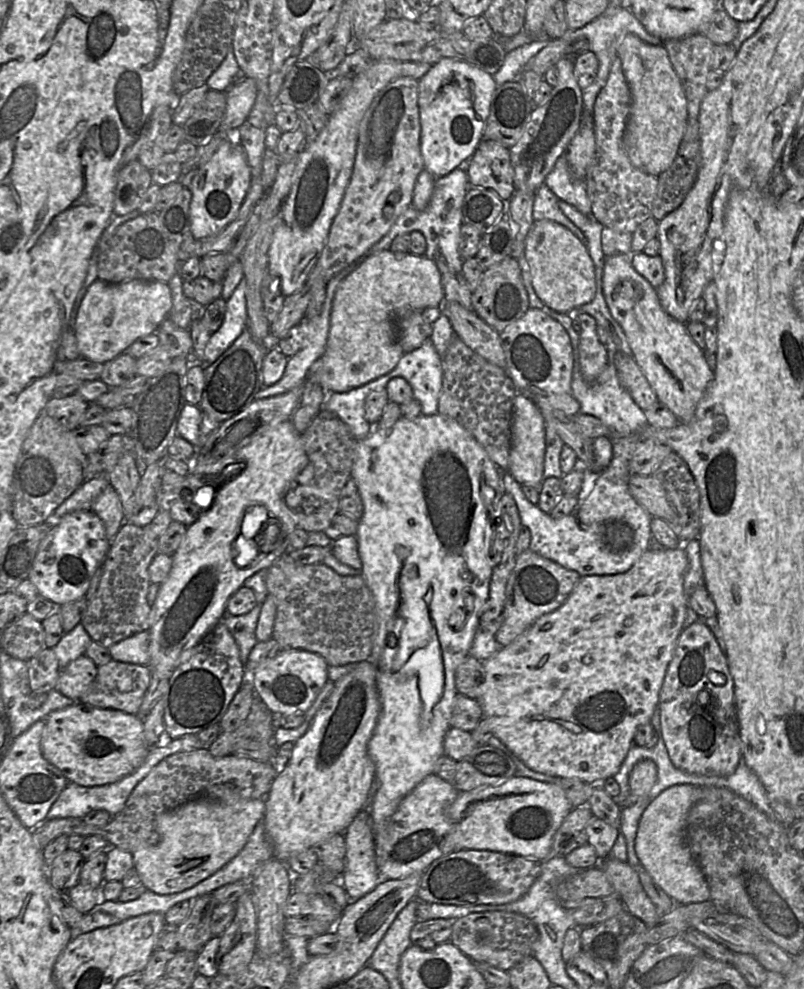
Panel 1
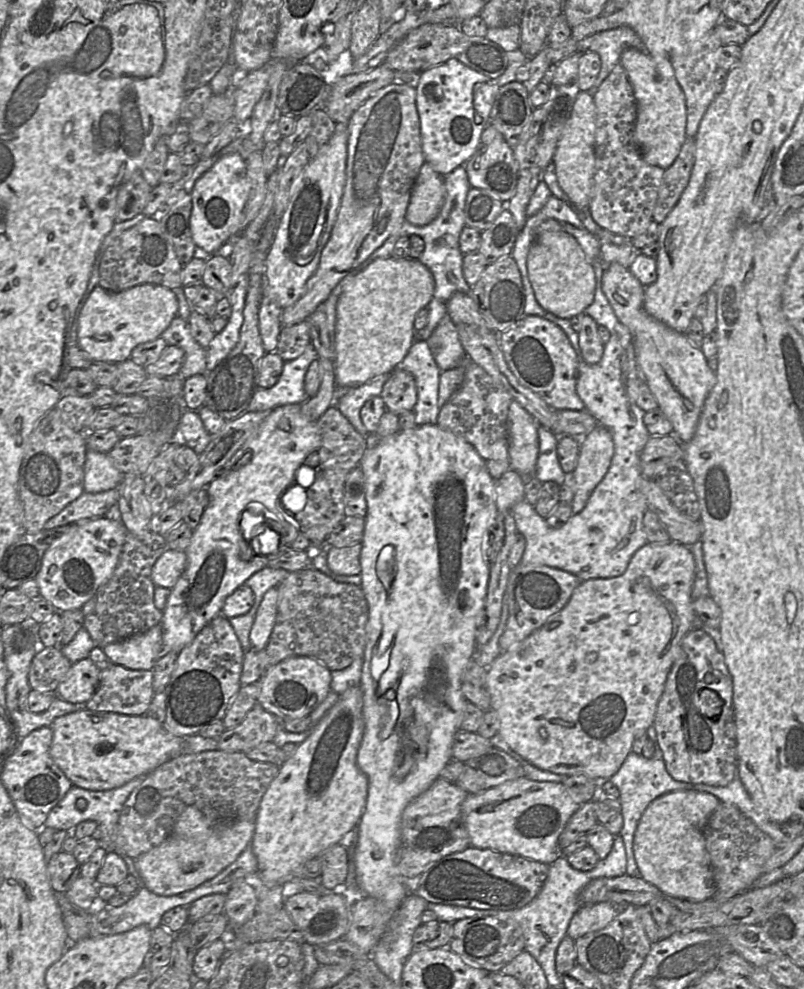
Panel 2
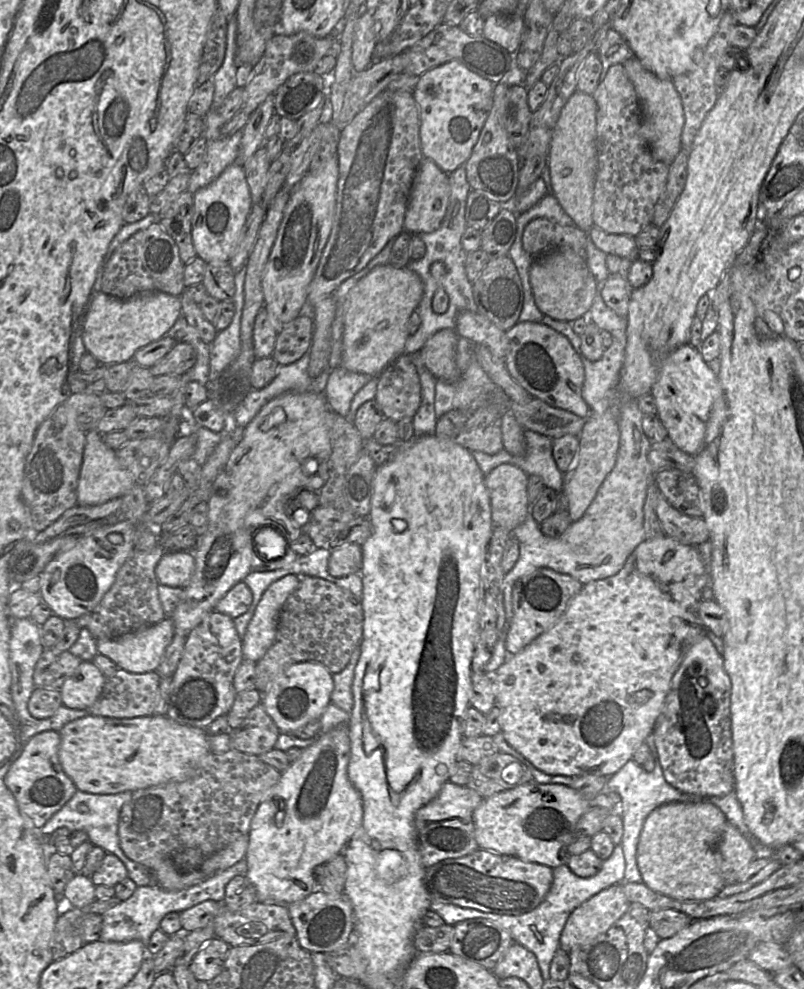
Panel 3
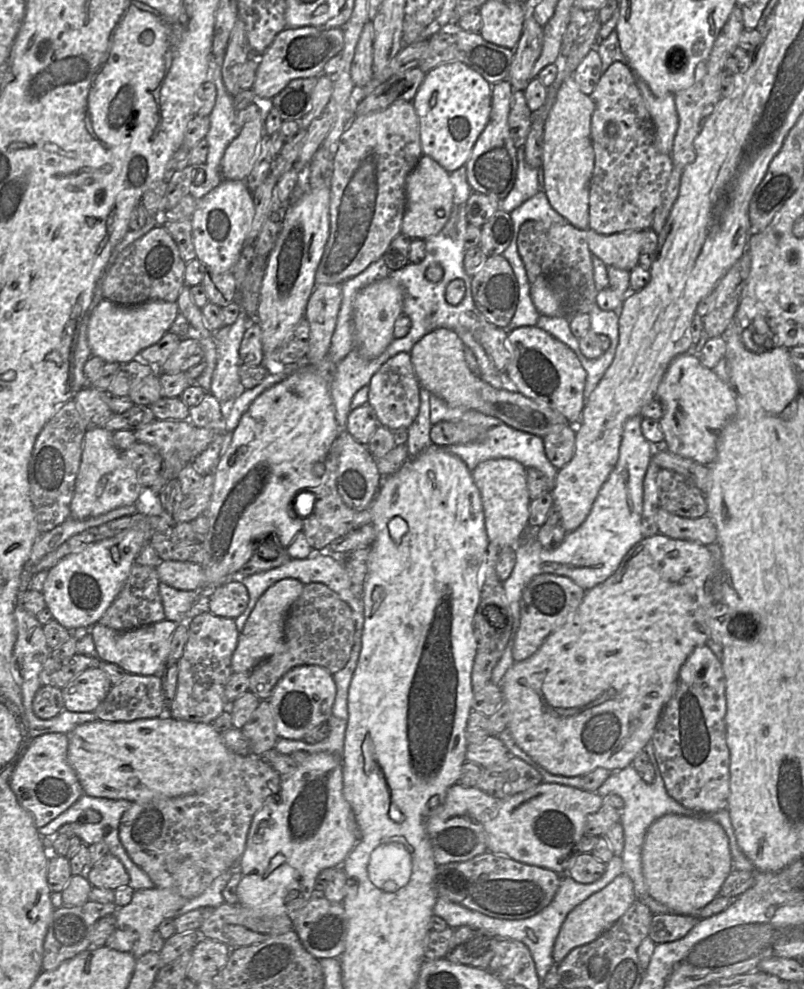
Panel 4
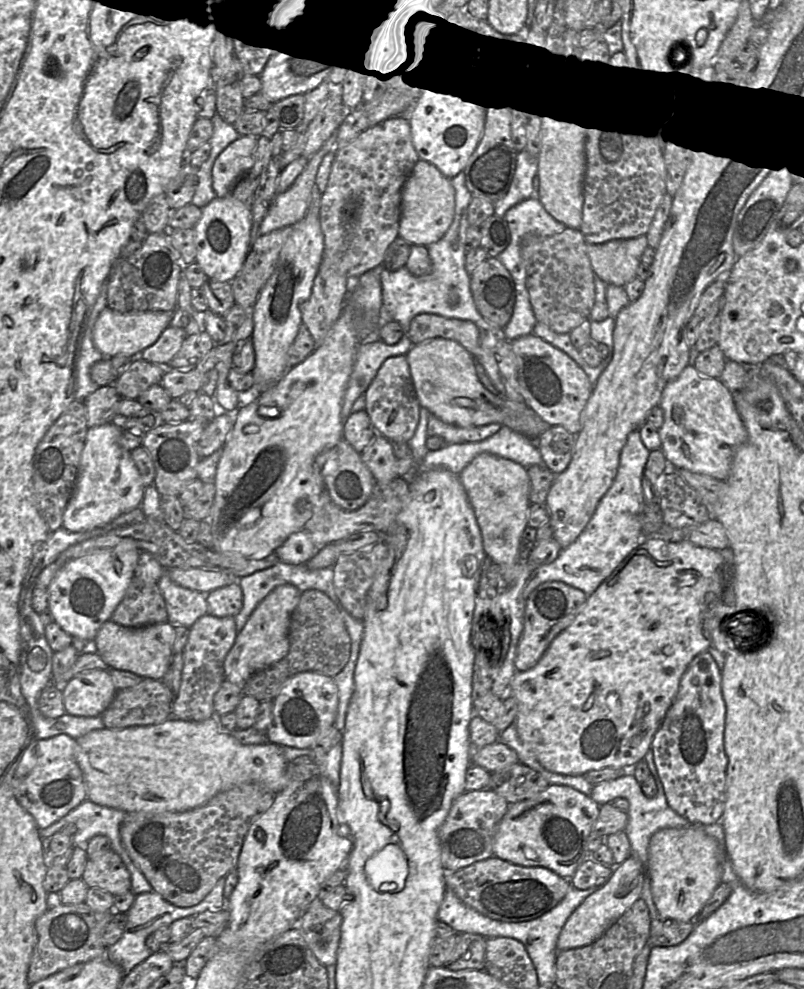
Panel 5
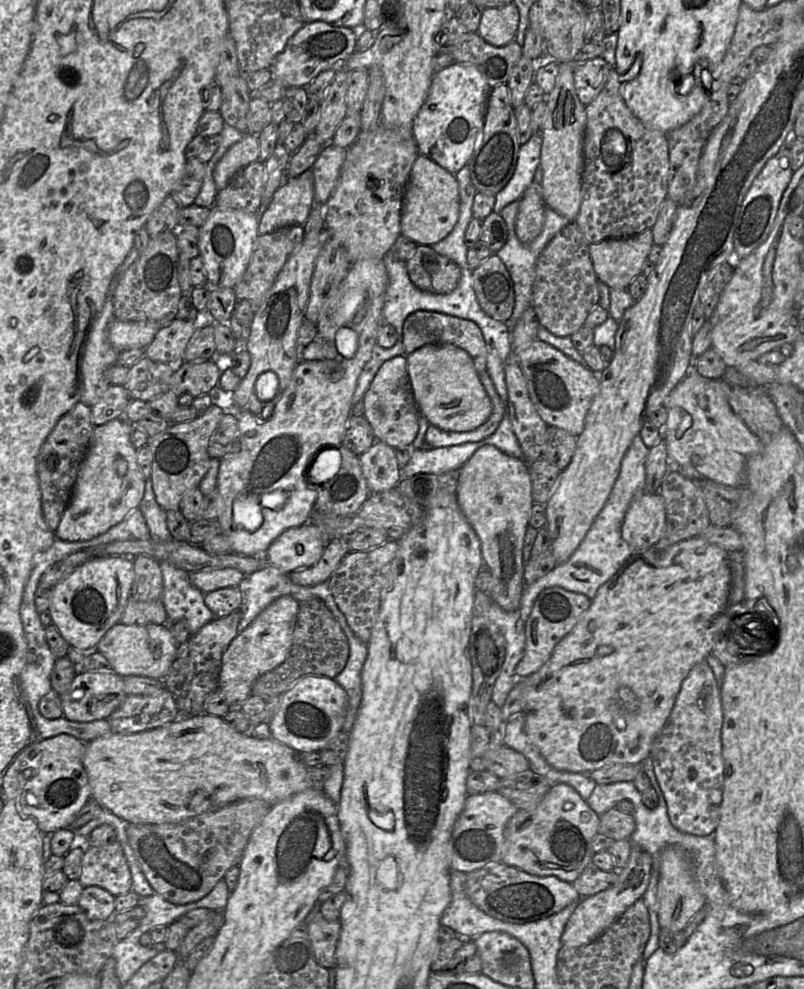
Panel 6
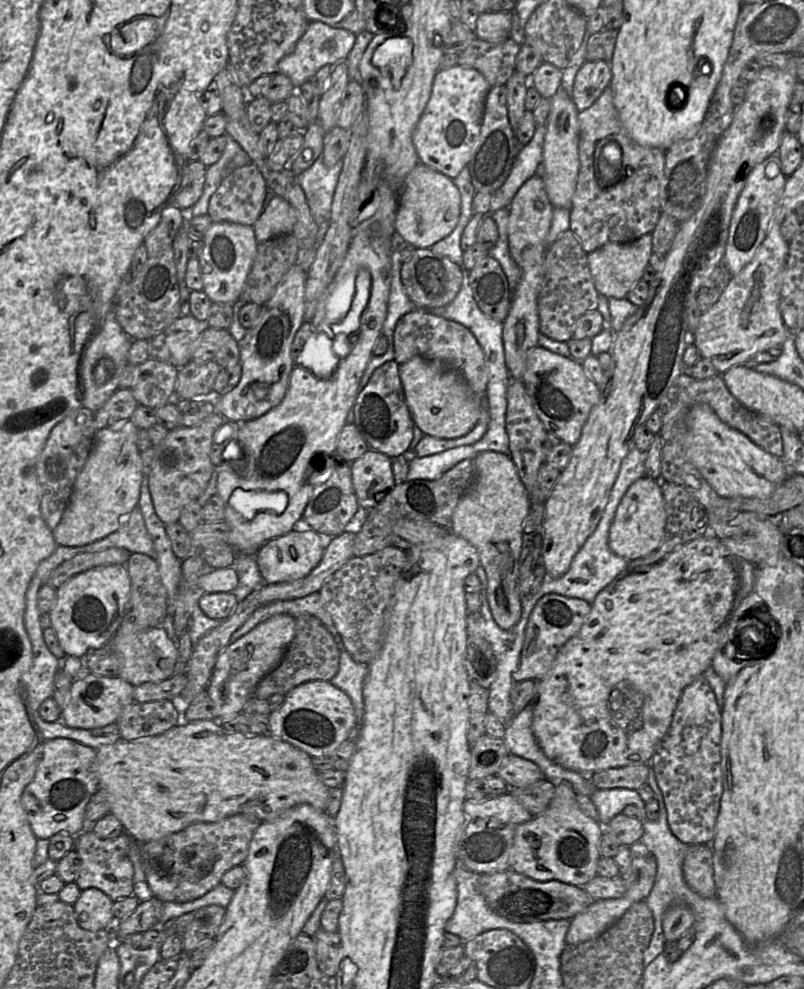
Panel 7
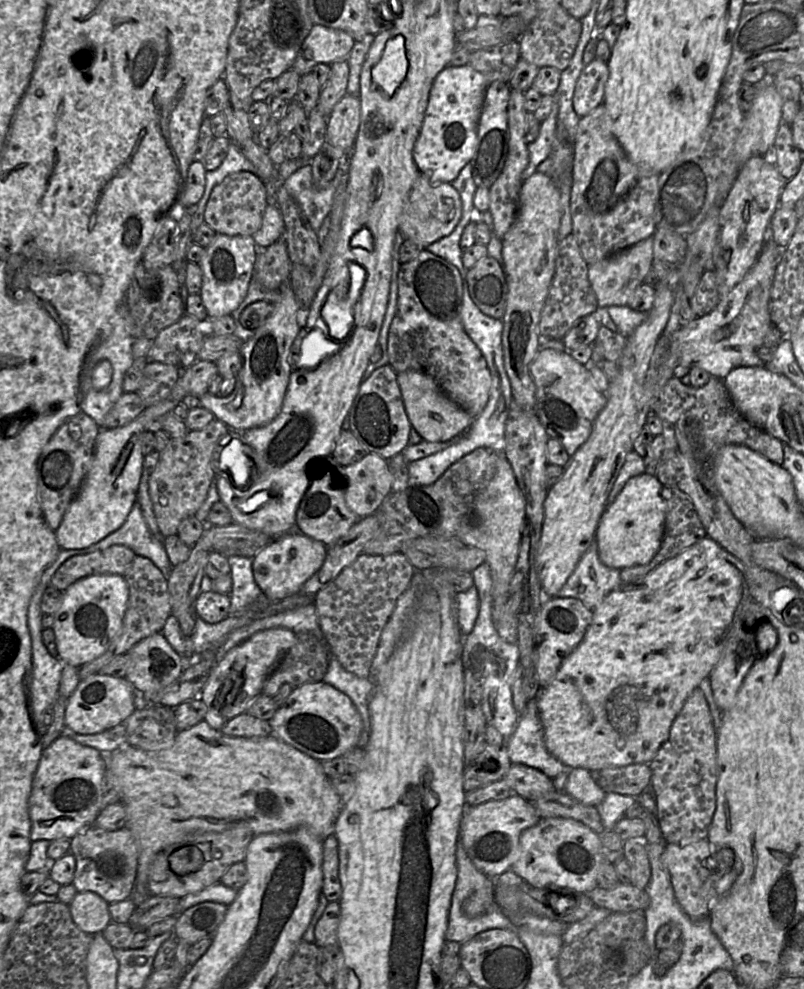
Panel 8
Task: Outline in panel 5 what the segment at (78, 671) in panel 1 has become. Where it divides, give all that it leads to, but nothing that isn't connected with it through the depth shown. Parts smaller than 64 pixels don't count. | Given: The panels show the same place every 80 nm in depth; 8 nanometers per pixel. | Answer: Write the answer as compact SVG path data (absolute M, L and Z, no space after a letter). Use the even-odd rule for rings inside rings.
M108 669L77 674L61 687L65 713L73 716L102 715L117 693Z

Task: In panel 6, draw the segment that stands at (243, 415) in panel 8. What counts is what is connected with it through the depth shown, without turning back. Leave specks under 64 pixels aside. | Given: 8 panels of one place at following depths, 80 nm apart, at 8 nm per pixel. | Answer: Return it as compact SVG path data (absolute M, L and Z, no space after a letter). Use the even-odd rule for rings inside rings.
M323 236L319 239L304 238L299 246L289 256L271 288L265 294L256 310L252 324L248 330L246 349L250 354L251 364L244 378L233 392L234 406L239 412L250 411L259 416L264 408L273 403L288 386L292 373L298 364L296 342L298 330L305 319L305 309L308 303L311 278L315 261L323 244ZM265 372L276 374L279 387L272 400L260 400L256 393L256 383Z

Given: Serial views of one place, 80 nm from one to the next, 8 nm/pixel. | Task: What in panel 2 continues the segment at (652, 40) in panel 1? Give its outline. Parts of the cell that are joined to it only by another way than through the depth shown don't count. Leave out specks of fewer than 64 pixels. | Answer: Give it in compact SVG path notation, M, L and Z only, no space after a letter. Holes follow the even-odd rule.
M620 26L598 33L599 38L597 44L595 43L595 51L593 52L600 56L601 69L593 87L587 91L592 97L615 65L620 63L621 54L625 49L635 48L647 53L645 44L629 26Z

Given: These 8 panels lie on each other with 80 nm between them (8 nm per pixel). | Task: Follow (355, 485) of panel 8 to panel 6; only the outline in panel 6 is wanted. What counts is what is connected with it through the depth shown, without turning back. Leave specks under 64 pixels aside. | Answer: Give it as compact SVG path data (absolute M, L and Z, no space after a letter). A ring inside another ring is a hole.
M376 440L359 460L370 493L390 490L399 483L400 469L391 446Z

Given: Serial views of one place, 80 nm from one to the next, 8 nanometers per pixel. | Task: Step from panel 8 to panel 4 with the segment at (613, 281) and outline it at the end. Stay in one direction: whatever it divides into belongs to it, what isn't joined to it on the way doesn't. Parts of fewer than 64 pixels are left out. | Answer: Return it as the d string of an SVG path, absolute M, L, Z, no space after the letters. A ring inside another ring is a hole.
M588 228L586 232L589 250L606 266L630 272L639 264L641 247L647 230L603 235Z

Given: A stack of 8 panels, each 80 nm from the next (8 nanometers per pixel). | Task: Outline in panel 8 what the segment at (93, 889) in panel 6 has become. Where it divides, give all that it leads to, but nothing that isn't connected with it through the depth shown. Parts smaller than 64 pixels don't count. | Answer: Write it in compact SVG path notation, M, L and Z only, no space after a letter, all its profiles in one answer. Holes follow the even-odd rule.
M92 891L78 892L68 906L74 923L85 933L101 933L111 923L109 904Z

